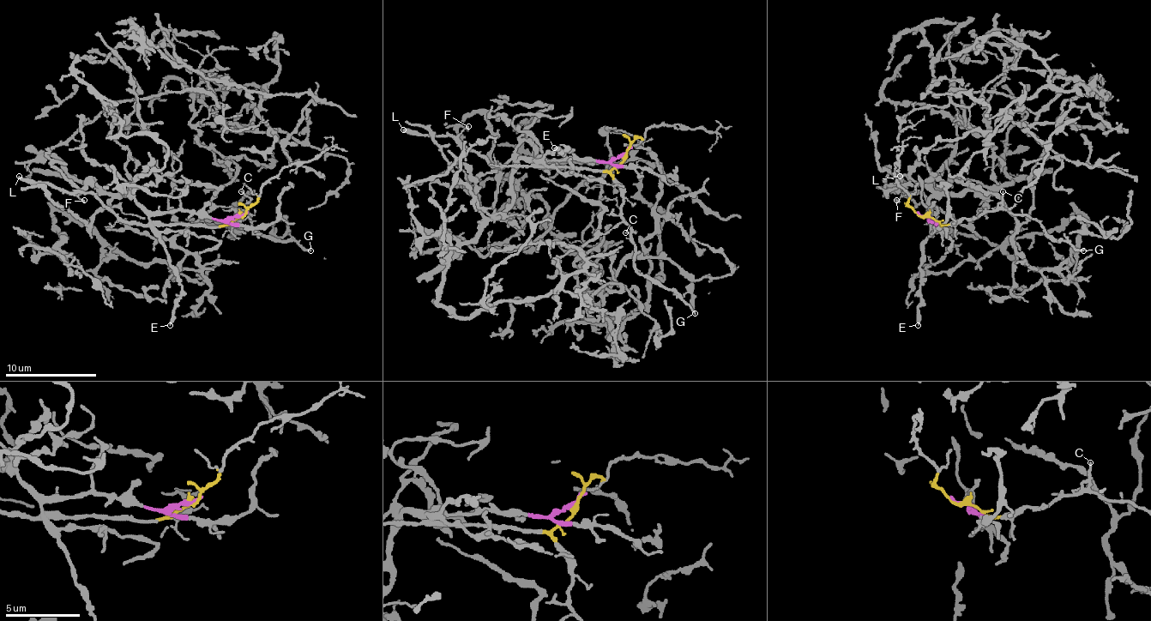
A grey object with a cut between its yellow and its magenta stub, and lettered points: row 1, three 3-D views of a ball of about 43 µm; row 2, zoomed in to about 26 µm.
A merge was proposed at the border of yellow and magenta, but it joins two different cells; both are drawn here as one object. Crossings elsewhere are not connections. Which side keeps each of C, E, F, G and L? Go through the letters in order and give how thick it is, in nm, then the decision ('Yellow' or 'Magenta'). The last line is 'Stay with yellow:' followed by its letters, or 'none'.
C: Thickness 130 nm. Yellow
E: Thickness 280 nm. Magenta
F: Thickness 150 nm. Yellow
G: Thickness 170 nm. Yellow
L: Thickness 320 nm. Yellow
Stay with yellow: C, F, G, L

